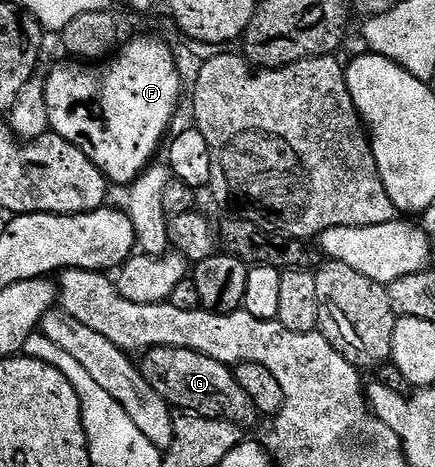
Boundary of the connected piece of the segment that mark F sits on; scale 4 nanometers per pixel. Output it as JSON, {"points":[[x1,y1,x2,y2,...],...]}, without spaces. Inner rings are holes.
{"points":[[134,39,120,51,93,65,82,61,56,64,50,75,45,76,46,100,50,131,79,147,102,170,111,184,129,185,137,175,141,175,155,162,157,155,154,154,157,153,162,138,163,143,167,138,166,130,169,129,170,122,178,111,178,102,182,99,182,75,178,72,178,63,174,60,169,45,158,39]]}

